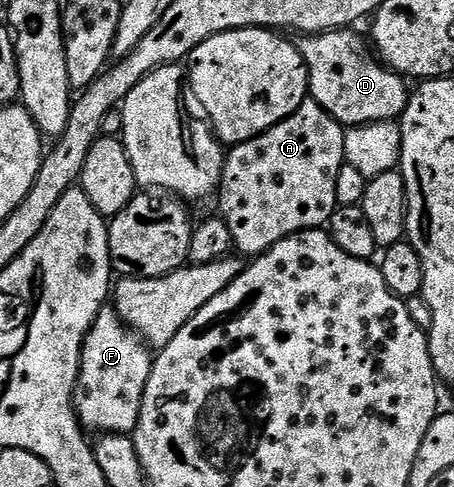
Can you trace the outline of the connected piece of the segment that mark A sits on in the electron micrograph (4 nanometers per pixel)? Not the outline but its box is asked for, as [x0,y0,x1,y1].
[218,100,346,256]

